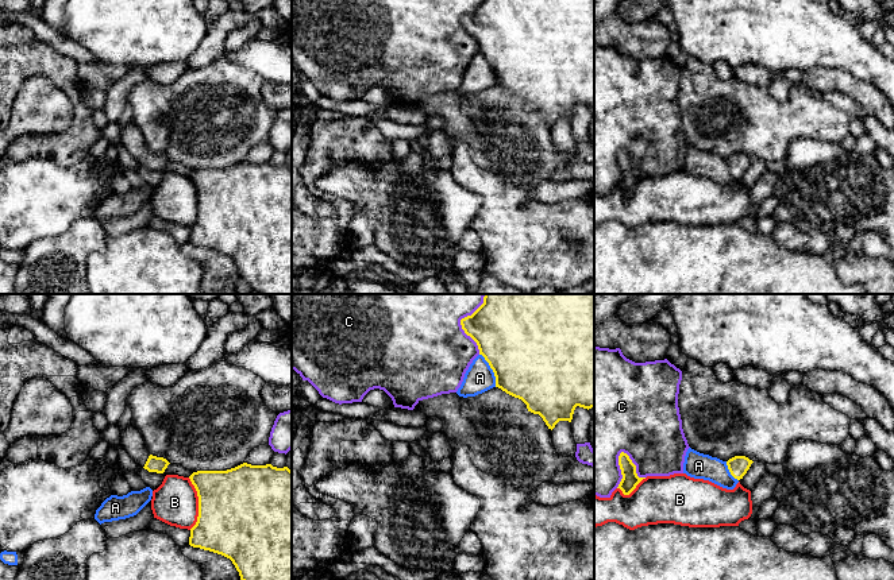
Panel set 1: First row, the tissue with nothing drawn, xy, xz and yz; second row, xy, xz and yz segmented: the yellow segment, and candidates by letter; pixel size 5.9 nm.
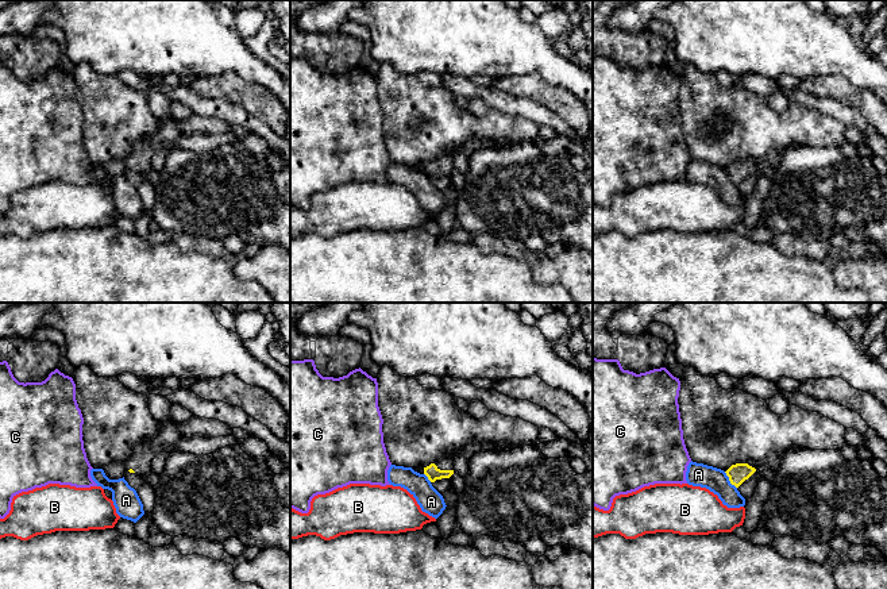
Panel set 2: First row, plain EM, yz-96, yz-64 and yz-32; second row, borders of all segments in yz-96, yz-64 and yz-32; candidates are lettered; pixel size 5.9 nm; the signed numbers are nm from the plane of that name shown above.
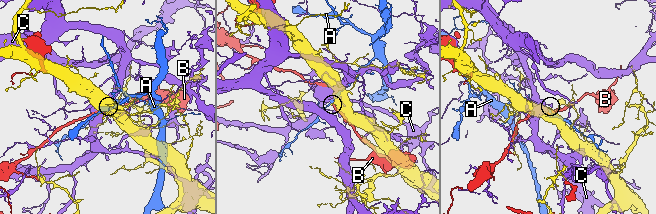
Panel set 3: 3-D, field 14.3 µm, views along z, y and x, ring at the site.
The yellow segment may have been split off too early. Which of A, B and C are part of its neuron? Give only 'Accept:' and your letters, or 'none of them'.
Accept: none of them

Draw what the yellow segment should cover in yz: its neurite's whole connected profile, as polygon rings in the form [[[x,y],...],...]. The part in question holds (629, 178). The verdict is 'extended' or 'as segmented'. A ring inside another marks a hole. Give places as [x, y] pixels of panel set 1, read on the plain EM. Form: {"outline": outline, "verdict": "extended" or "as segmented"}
{"outline": [[[621,150],[619,154],[619,163],[621,167],[623,177],[617,186],[620,186],[624,193],[629,193],[636,186],[636,183],[646,175],[637,174],[636,163],[624,150]]], "verdict": "as segmented"}

